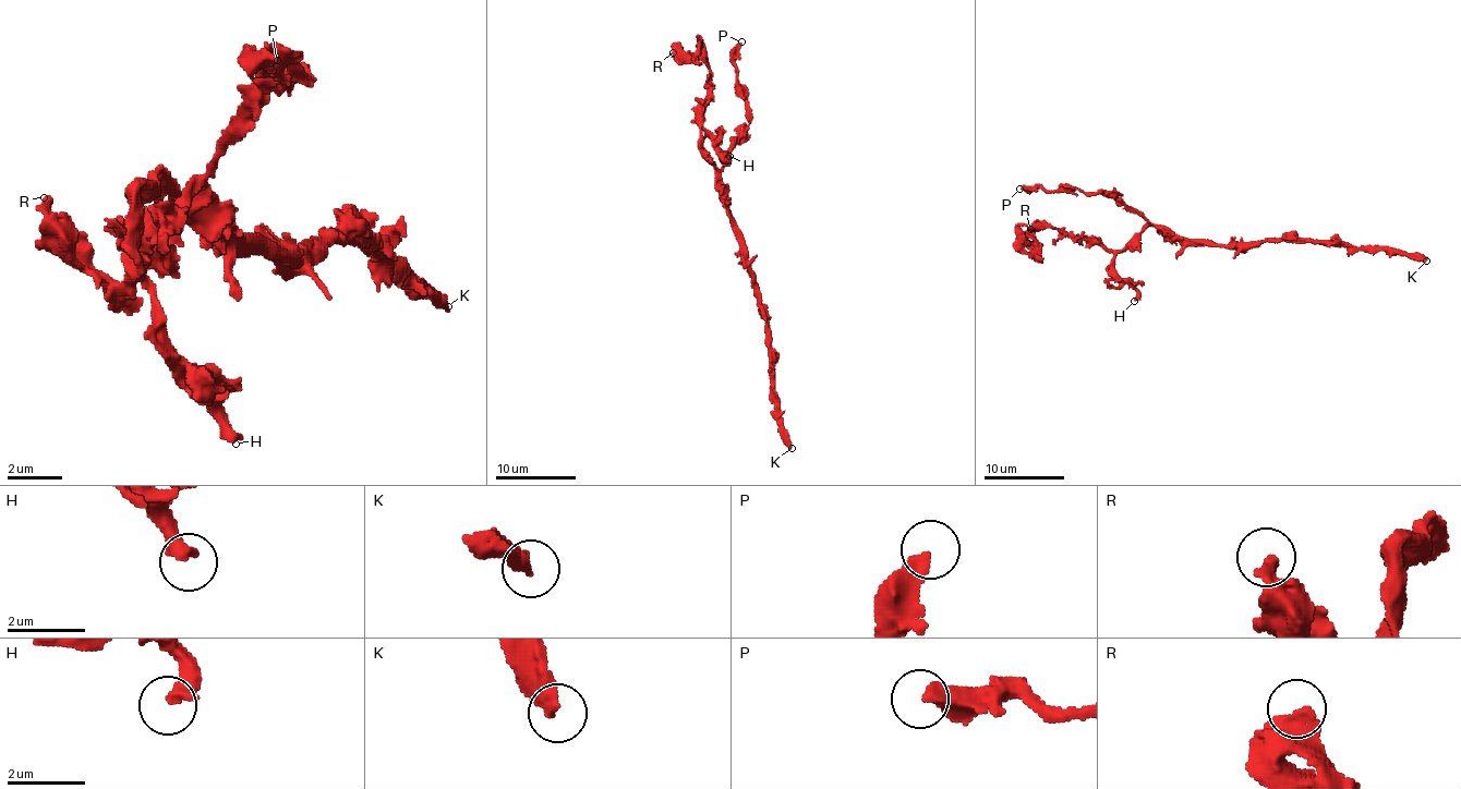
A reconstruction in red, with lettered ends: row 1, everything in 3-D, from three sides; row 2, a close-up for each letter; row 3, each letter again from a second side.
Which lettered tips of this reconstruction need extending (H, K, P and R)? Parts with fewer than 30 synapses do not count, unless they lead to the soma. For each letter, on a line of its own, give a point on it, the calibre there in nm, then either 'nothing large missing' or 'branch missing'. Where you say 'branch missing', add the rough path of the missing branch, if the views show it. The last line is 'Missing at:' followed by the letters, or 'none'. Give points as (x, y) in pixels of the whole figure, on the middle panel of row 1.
H: at (729, 156); 440 nm thick; nothing large missing
K: at (792, 448); 440 nm thick; branch missing
P: at (741, 41); 400 nm thick; nothing large missing
R: at (673, 52); 480 nm thick; nothing large missing
Missing at: K

